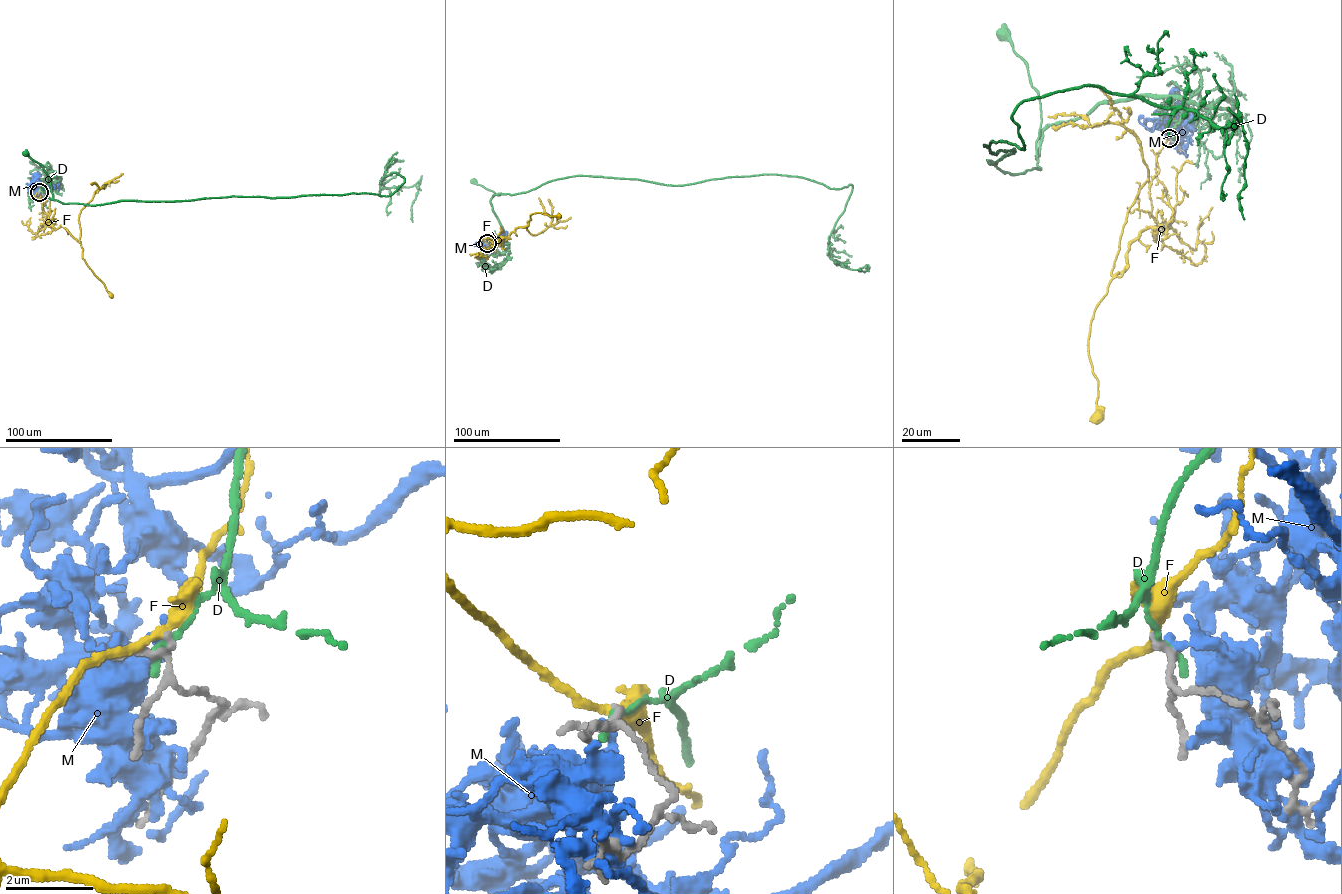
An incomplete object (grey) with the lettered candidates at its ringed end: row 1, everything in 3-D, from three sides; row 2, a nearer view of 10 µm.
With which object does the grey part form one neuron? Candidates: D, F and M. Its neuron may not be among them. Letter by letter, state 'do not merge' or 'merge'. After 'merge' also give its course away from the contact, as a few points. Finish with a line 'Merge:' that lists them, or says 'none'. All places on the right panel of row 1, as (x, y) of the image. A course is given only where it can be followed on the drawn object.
D: do not merge
F: do not merge
M: do not merge
Merge: none

